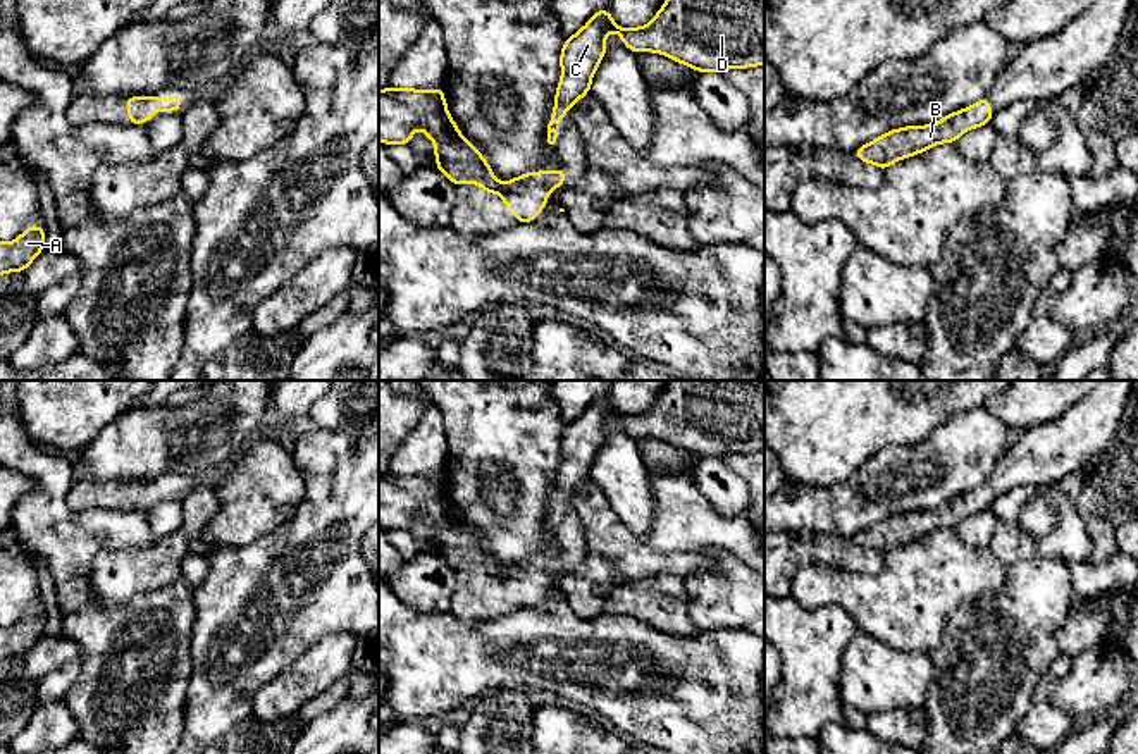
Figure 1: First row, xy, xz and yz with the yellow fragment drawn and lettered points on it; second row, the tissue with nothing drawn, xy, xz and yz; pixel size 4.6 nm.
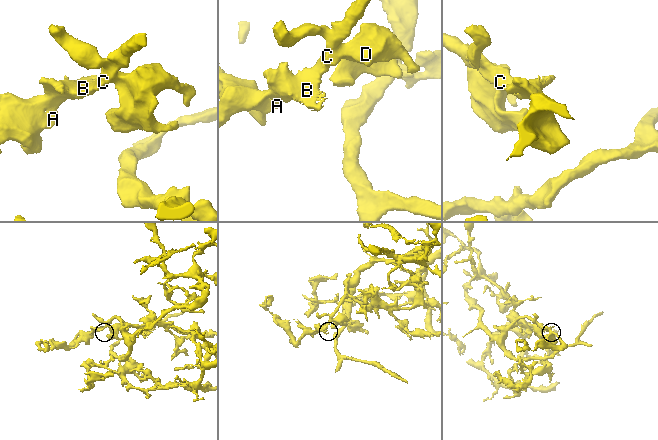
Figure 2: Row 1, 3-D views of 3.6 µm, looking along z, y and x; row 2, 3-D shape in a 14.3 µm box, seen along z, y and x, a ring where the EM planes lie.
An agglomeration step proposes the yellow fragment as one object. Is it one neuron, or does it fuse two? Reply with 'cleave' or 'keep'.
keep

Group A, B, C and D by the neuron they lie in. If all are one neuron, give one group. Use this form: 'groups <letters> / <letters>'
groups A B C D

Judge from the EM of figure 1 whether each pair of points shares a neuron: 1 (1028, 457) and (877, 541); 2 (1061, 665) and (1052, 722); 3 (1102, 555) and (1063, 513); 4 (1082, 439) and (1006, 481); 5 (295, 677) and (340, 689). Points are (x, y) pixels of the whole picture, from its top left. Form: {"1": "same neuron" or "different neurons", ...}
{"1": "same neuron", "2": "same neuron", "3": "different neurons", "4": "same neuron", "5": "different neurons"}

